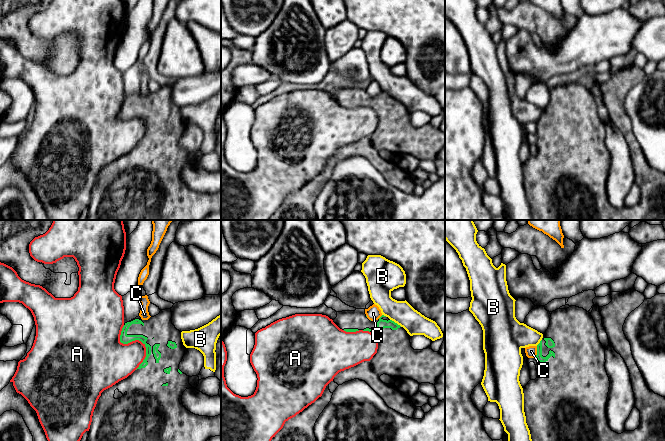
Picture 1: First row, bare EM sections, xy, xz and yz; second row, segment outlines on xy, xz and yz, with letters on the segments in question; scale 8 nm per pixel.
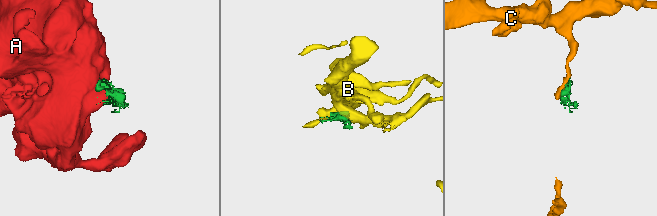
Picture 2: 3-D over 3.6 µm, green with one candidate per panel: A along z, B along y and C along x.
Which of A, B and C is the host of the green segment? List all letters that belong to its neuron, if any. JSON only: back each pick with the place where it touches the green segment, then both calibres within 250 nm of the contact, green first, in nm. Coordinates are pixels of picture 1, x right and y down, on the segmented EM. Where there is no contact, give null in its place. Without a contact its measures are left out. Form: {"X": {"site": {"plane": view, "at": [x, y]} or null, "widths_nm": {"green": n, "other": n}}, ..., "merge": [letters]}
{"merge": []}

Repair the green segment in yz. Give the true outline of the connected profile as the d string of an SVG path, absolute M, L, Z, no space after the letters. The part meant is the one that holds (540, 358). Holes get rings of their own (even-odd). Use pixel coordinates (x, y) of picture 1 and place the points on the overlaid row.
M634 289L625 292L611 292L612 301L599 307L602 324L609 339L609 346L624 359L632 382L635 407L640 411L640 425L634 431L618 434L611 430L606 417L606 402L610 387L605 369L605 347L599 341L595 322L589 312L583 308L571 306L552 312L550 325L537 345L538 376L530 380L523 388L524 412L532 441L665 441L665 397L655 394L646 385L644 378L633 358L630 342L627 340L623 325L629 314L645 300L643 293Z

